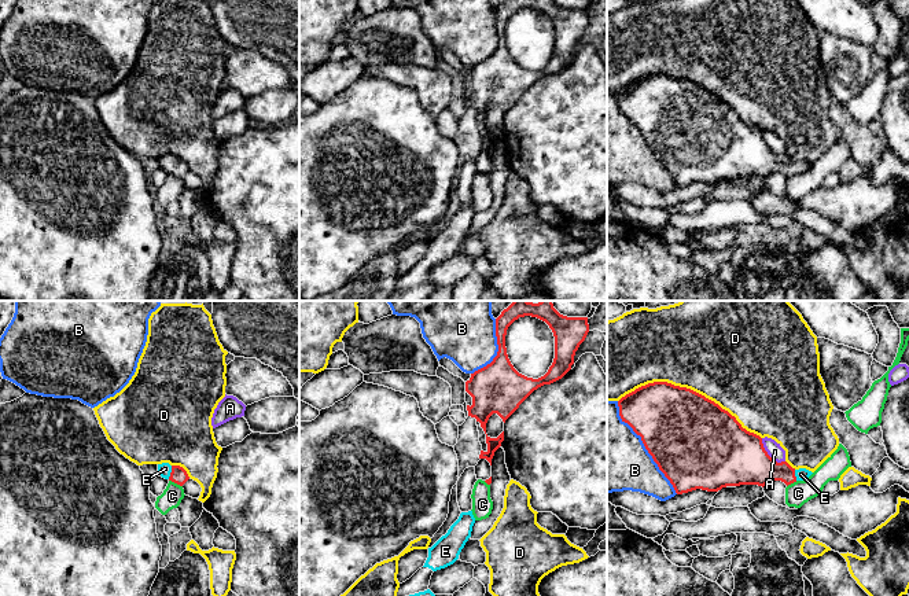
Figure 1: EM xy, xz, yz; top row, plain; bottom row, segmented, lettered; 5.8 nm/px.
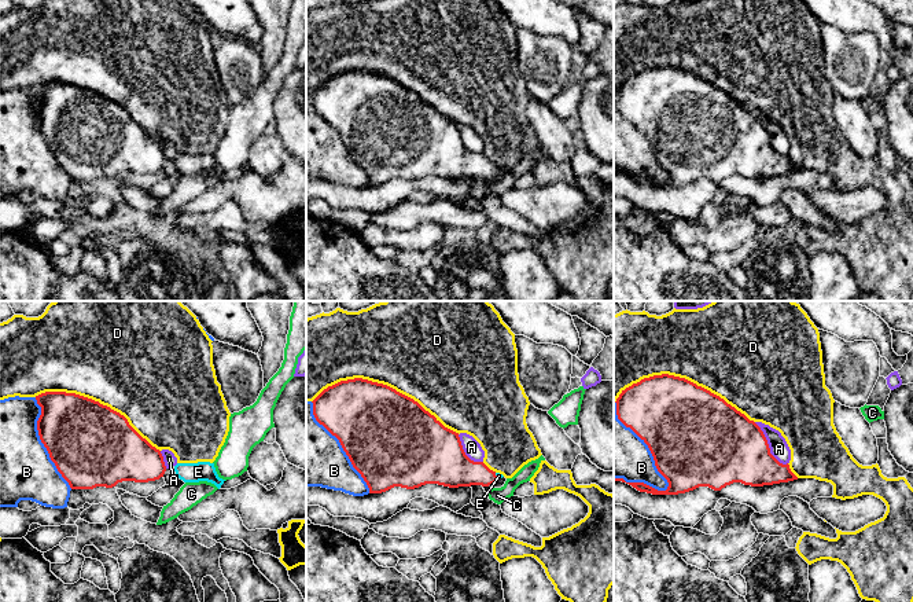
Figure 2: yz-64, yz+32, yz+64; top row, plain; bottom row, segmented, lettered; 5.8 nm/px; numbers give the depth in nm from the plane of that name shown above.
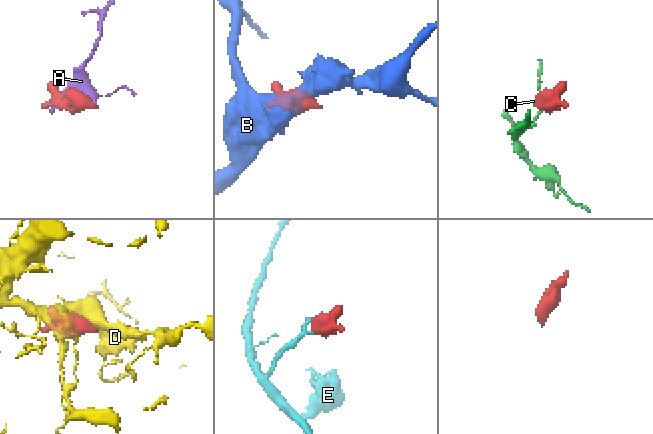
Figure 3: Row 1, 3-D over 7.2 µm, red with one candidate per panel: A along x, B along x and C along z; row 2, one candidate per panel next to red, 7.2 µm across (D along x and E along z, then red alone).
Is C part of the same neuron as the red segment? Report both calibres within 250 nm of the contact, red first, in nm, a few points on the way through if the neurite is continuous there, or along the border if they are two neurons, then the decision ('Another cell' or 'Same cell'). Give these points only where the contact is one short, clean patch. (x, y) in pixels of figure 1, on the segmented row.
Thickness 100 nm (red) against 120 nm. Boundary: xy (169, 479), (181, 486). Another cell

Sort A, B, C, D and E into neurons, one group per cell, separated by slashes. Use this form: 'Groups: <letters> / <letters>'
Groups: A / B / C / D / E

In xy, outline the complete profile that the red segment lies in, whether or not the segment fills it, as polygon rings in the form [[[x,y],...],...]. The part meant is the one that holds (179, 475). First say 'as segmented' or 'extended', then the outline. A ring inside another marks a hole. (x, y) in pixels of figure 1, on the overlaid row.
extended; [[[169,463],[158,464],[159,475],[183,486],[188,479],[187,471],[180,466],[170,466]]]

